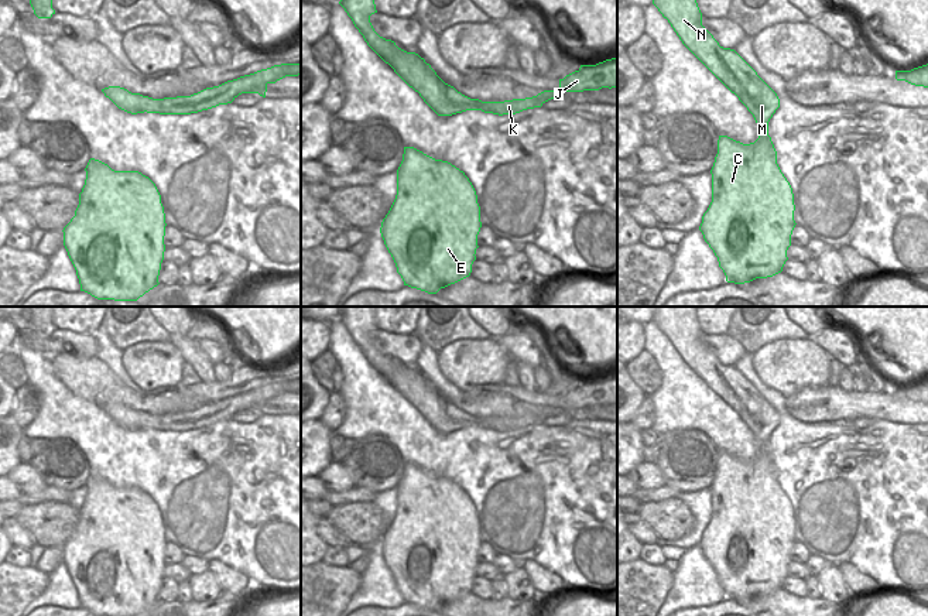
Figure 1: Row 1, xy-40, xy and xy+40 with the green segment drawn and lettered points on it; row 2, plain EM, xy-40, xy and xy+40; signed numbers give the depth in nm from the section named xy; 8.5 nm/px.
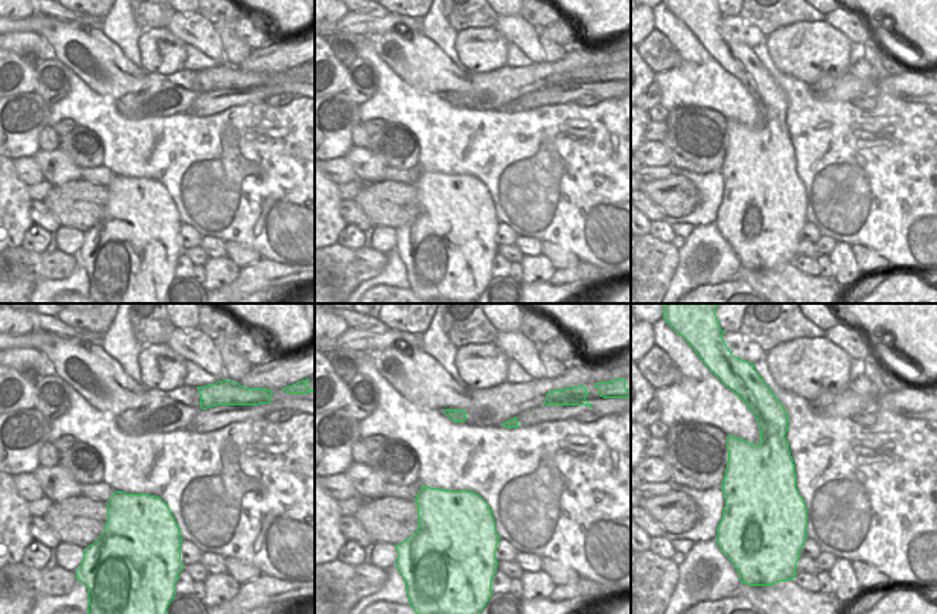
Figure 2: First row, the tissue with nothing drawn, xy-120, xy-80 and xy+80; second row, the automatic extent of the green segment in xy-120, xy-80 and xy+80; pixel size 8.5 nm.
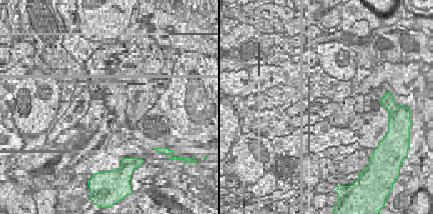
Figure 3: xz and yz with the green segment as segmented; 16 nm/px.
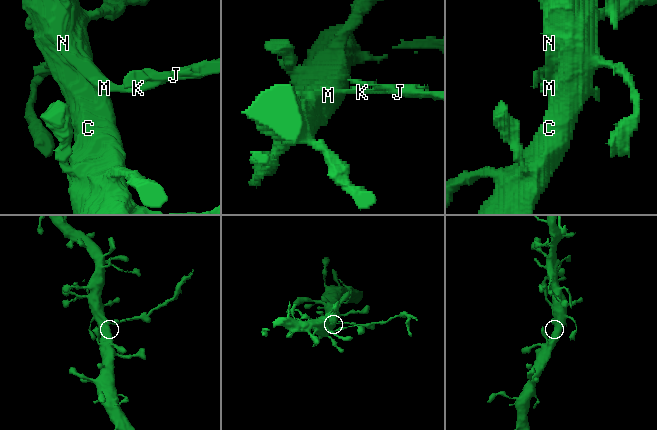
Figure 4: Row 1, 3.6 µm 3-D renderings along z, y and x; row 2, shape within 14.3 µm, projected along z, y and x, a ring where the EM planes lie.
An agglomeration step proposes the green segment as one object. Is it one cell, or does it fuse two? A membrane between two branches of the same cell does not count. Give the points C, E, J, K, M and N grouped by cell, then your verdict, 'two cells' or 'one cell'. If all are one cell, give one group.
C E M N / J K; two cells

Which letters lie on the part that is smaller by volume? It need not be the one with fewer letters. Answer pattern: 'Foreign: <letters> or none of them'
Foreign: J, K

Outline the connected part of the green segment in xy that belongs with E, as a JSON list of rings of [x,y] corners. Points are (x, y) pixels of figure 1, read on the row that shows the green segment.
[[[404,147],[397,195],[380,227],[404,285],[436,294],[469,277],[480,227],[477,195],[465,172]]]

